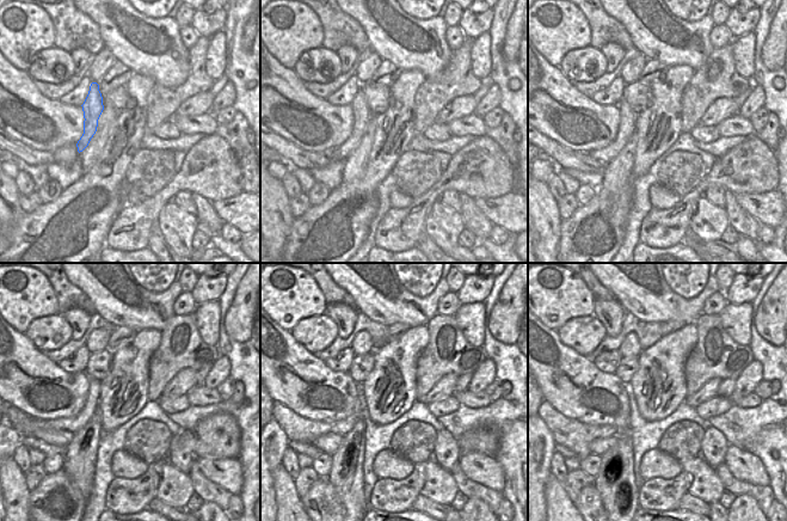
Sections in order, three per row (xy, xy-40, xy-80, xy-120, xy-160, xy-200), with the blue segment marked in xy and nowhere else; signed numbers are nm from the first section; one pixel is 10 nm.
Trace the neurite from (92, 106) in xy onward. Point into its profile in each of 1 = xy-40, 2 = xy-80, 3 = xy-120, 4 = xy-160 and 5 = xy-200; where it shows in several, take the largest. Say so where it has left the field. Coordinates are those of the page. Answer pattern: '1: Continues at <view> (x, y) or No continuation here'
1: Continues at xy-40 (361, 112)
2: Continues at xy-80 (627, 116)
3: Continues at xy-120 (25, 426)
4: Continues at xy-160 (296, 428)
5: Continues at xy-200 (576, 436).

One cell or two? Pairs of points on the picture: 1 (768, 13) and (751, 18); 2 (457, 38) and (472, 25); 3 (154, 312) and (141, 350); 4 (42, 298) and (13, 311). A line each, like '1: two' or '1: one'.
1: two
2: two
3: two
4: one

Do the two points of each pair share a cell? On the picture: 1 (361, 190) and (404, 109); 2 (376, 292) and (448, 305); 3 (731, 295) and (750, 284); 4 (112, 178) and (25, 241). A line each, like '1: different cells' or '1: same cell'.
1: same cell
2: different cells
3: same cell
4: same cell

